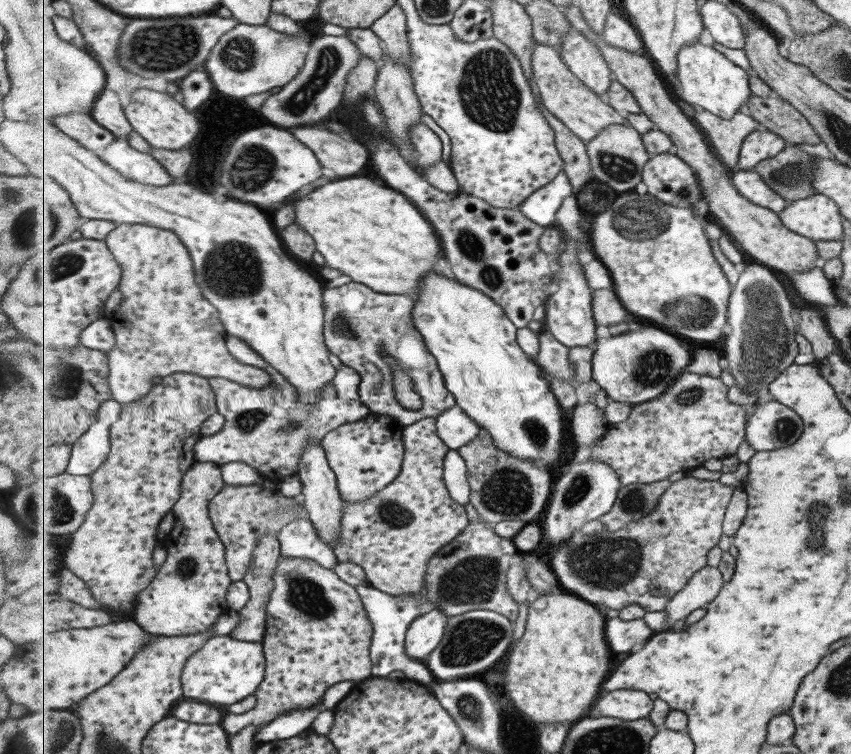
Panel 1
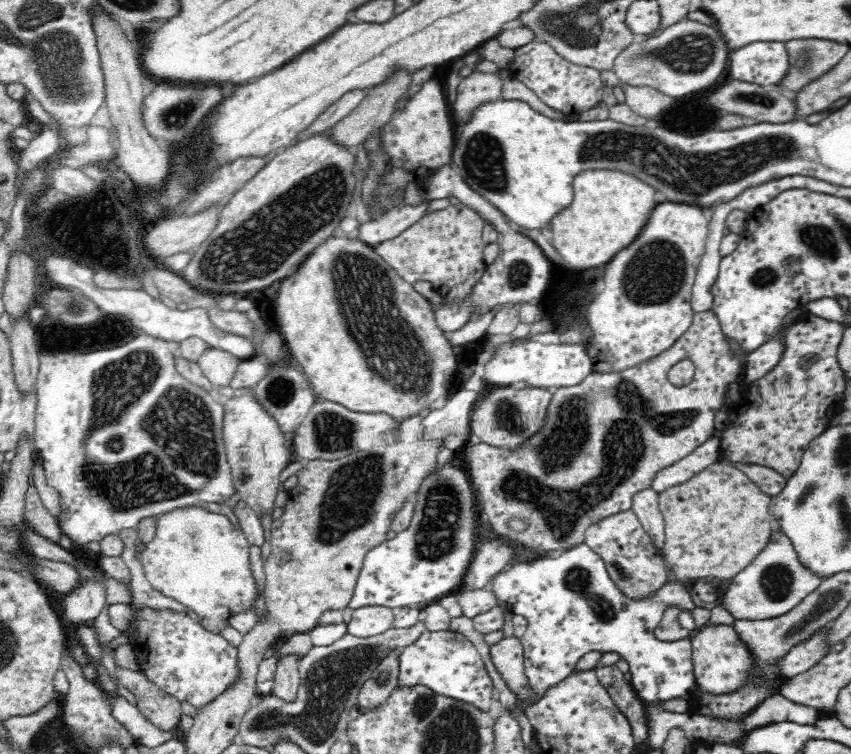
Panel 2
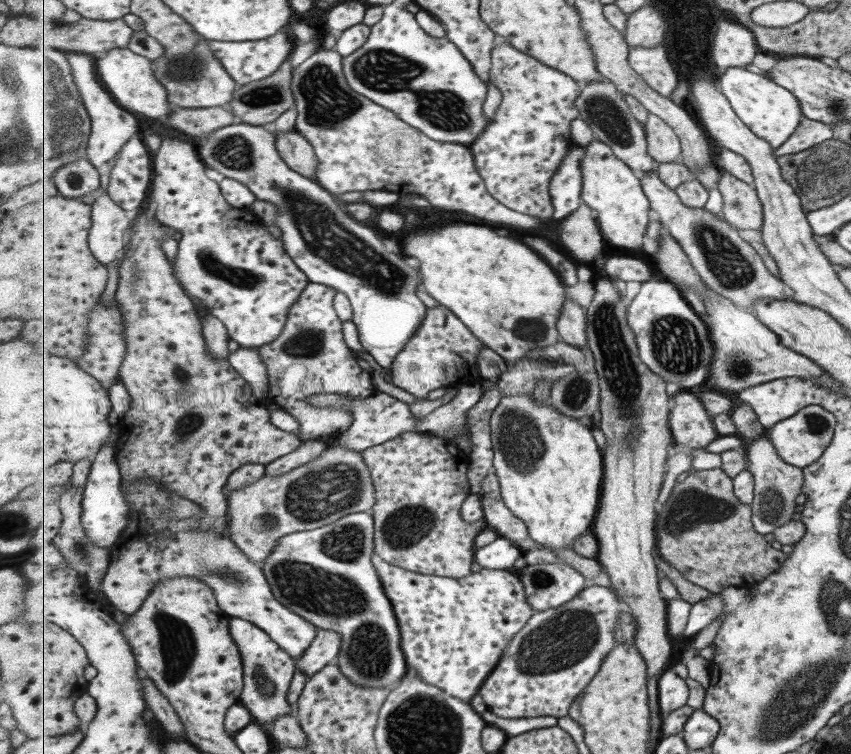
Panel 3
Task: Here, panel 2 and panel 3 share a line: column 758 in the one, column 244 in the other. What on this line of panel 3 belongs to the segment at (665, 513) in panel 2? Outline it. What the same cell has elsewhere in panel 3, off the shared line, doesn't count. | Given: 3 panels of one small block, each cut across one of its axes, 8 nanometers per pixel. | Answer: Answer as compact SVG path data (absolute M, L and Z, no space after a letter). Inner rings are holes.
M334 444L311 462L299 466L287 474L280 474L279 476L266 474L249 487L230 491L228 498L230 537L253 562L259 565L272 556L280 538L285 535L305 530L317 530L333 524L345 516L372 511L376 503L376 487L364 454Z

